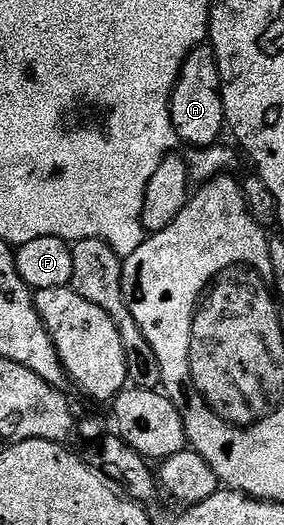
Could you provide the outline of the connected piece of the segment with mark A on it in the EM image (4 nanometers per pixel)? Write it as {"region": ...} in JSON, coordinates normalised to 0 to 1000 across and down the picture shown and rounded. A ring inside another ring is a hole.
{"region":[[[736,82],[711,84],[676,95],[676,103],[662,103],[627,143],[613,177],[599,181],[599,223],[630,269],[644,276],[673,274],[673,284],[708,286],[778,269],[768,265],[782,259],[782,244],[789,251],[799,242],[796,211],[782,200],[782,150],[768,112]]]}

